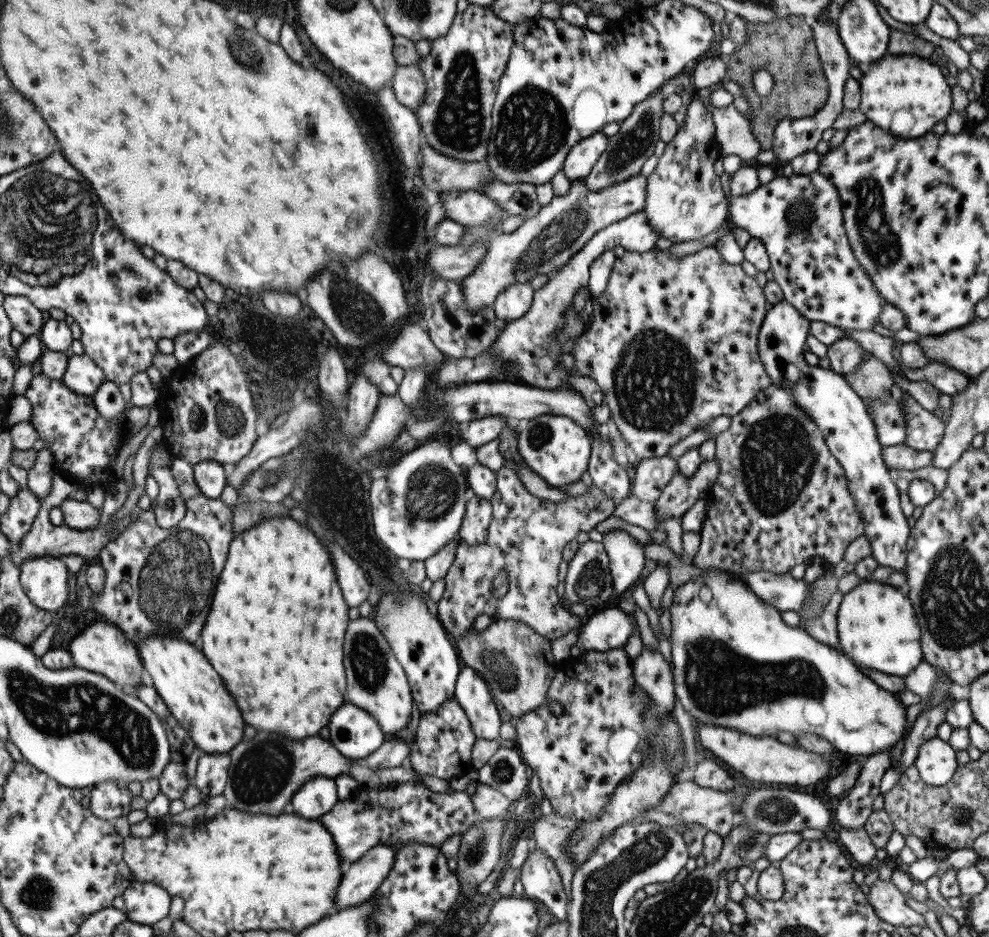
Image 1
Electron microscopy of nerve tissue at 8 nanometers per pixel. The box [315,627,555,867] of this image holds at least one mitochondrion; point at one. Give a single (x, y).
(496, 658)

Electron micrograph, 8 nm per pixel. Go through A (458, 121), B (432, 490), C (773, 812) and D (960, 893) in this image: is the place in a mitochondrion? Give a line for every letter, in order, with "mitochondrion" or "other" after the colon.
A: mitochondrion
B: mitochondrion
C: mitochondrion
D: other

